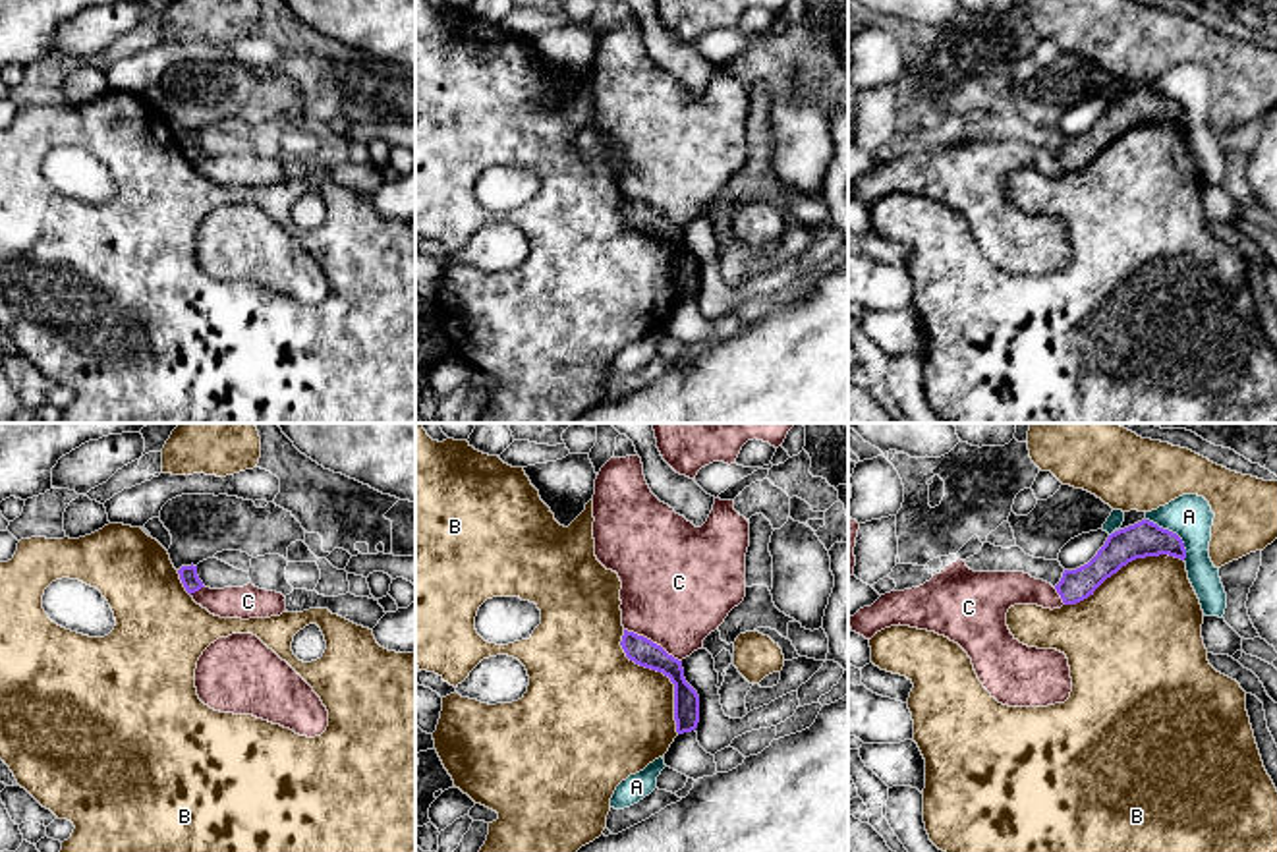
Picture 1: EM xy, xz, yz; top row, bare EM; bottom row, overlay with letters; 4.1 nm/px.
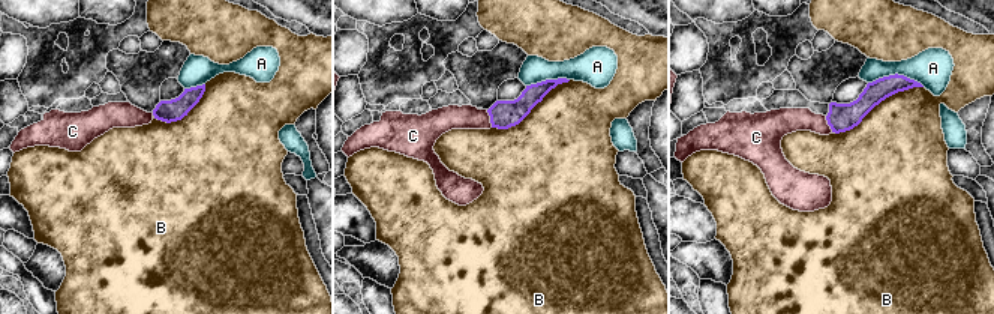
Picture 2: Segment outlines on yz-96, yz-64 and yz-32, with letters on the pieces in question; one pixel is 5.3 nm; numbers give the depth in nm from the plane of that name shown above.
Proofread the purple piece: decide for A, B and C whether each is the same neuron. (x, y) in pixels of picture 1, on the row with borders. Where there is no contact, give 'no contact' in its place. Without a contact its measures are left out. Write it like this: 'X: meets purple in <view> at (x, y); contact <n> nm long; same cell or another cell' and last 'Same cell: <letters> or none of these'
A: meets purple in yz at (1171, 532); contact 240 nm long; another cell
B: meets purple in xz at (663, 673); contact 500 nm long; another cell
C: meets purple in xz at (652, 642); contact 280 nm long; another cell
Same cell: none of these

